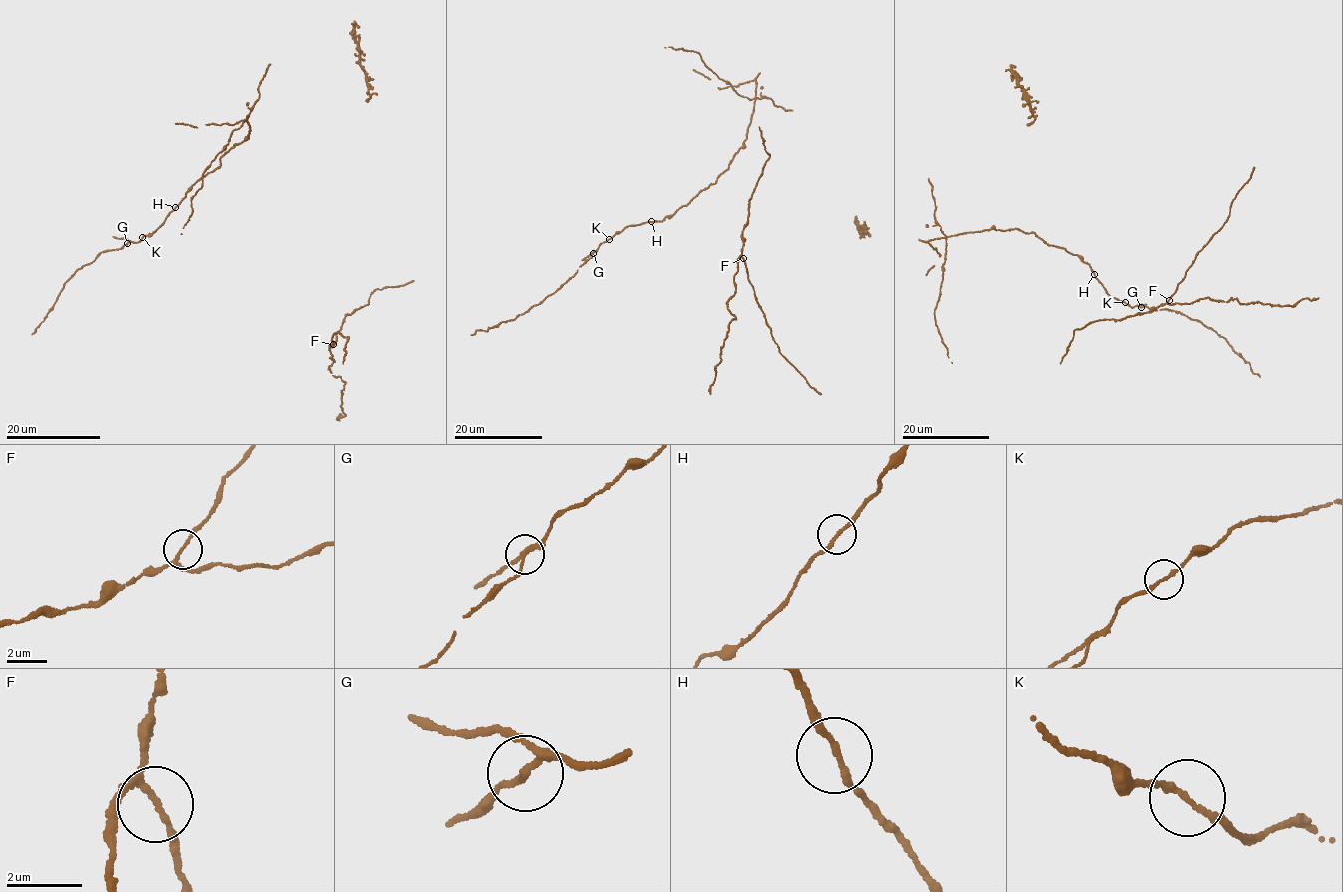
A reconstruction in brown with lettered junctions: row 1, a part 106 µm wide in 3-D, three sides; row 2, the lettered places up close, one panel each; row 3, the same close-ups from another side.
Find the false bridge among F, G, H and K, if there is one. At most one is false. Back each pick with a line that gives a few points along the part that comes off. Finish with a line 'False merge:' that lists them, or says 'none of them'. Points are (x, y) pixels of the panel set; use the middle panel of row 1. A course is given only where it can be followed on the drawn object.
False merge: none of them

